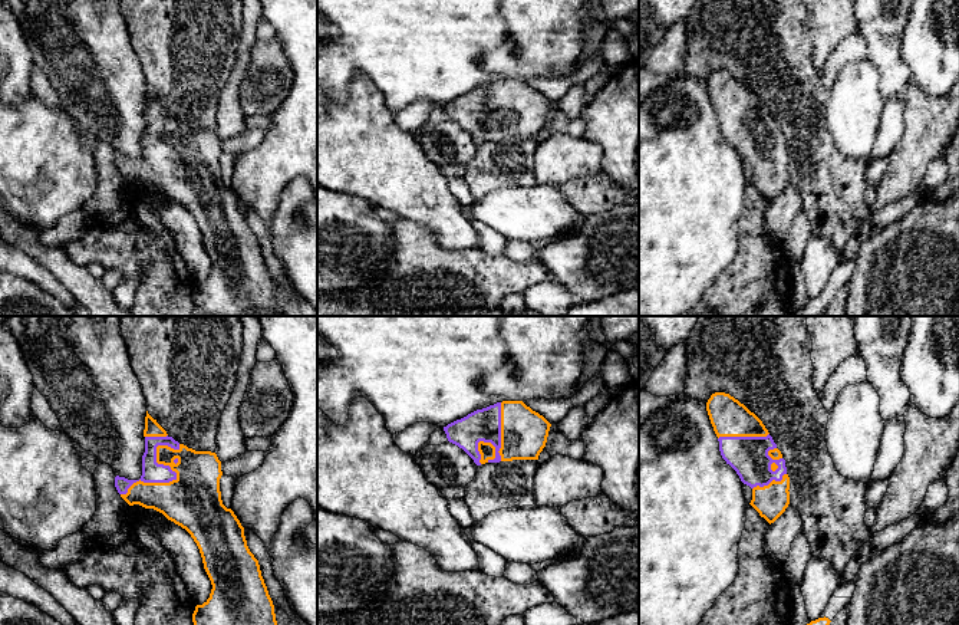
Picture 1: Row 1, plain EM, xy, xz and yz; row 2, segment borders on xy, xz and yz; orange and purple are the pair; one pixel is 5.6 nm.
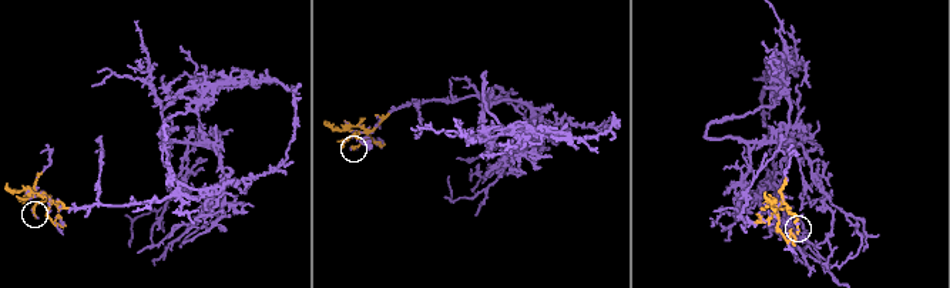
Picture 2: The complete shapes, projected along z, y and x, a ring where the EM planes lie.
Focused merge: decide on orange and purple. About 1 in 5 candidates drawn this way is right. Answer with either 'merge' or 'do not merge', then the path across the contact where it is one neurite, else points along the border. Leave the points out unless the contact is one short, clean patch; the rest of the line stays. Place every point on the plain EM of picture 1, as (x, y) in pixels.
merge

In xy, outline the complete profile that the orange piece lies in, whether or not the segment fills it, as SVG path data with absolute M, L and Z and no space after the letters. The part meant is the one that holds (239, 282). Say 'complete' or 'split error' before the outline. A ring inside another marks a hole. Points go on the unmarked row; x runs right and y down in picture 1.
split error; M148 89L144 115L141 157L128 158L116 154L115 165L129 184L139 182L162 191L168 198L185 207L197 221L212 263L210 276L202 283L197 283L192 292L197 310L202 315L218 316L244 316L250 310L283 316L258 239L247 224L244 205L234 190L223 182L220 170L223 149L217 132L195 129L179 122Z

